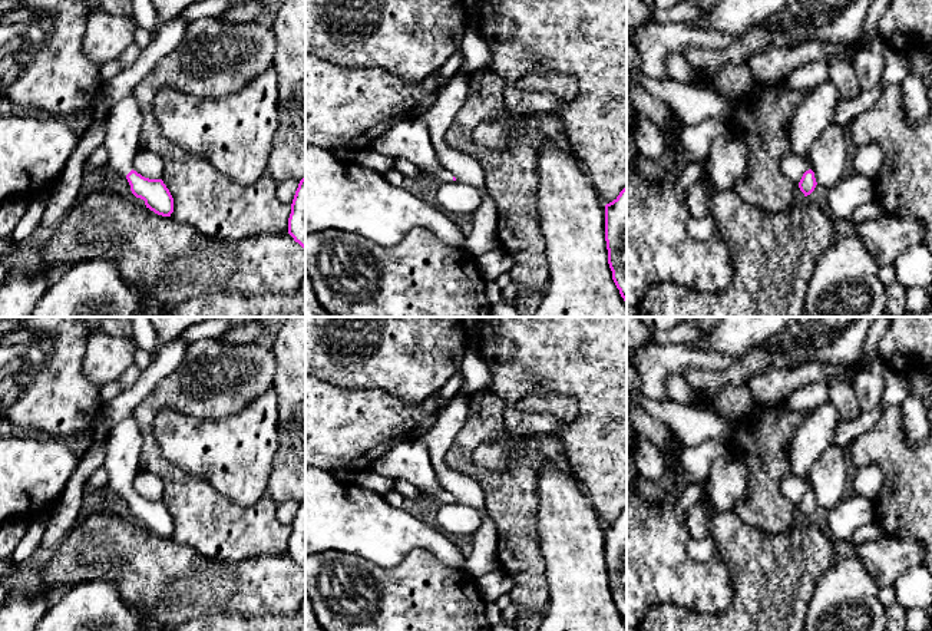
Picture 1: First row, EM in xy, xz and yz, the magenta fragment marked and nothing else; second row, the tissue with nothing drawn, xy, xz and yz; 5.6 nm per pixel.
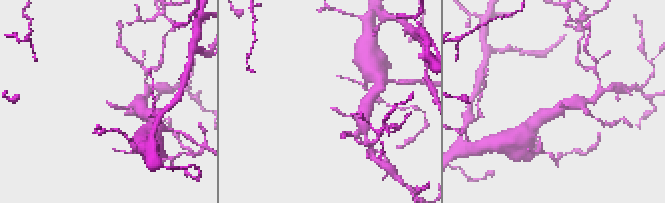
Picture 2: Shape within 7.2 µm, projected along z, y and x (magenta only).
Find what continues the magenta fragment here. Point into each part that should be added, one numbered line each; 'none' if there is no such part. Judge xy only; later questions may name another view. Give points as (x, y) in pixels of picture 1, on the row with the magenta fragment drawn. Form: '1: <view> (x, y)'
1: xy (124, 124)

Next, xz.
1: xz (409, 138)

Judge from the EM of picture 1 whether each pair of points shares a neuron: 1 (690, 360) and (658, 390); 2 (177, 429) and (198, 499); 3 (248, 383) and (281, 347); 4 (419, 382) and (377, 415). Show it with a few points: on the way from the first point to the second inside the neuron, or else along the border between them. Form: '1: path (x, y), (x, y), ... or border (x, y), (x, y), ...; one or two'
1: path (678, 360), (658, 379); one
2: border (161, 453), (185, 471), (201, 476), (217, 492); two
3: border (270, 349), (276, 364), (274, 386); two
4: border (366, 390), (384, 390), (409, 405), (432, 396); two

